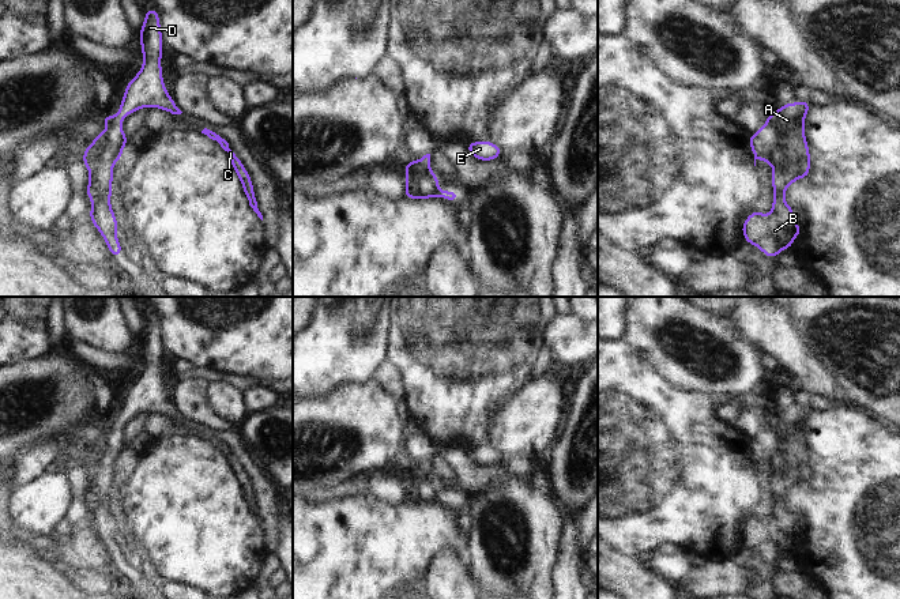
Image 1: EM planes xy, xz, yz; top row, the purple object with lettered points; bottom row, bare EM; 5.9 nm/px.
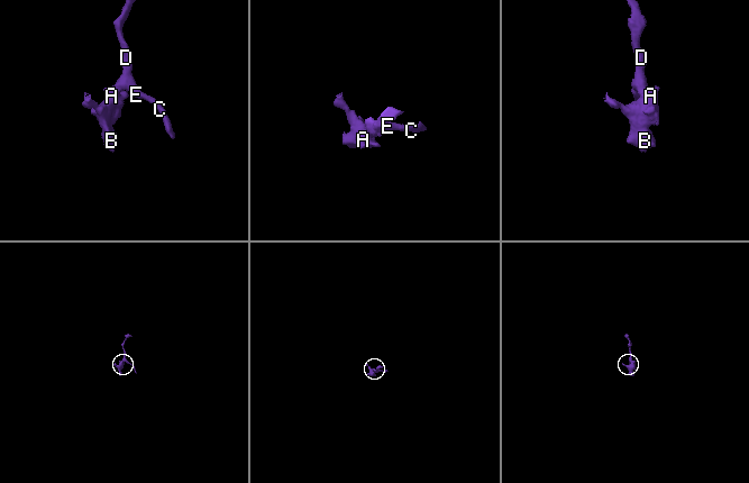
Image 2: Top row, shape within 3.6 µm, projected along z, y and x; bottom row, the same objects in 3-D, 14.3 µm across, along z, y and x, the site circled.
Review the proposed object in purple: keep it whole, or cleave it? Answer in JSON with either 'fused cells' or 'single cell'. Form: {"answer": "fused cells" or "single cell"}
{"answer": "single cell"}

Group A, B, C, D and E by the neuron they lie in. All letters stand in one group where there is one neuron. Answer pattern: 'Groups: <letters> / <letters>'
Groups: A B C D E

